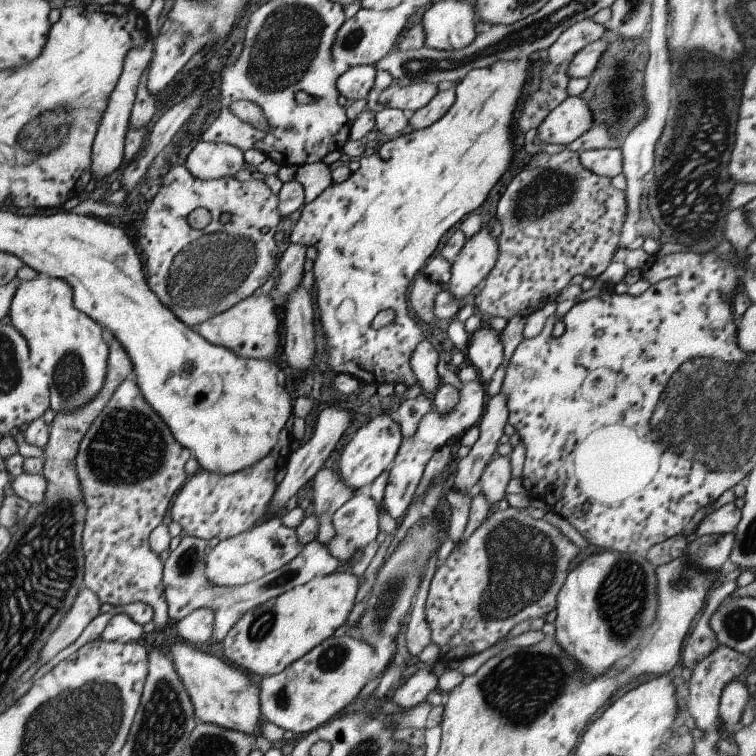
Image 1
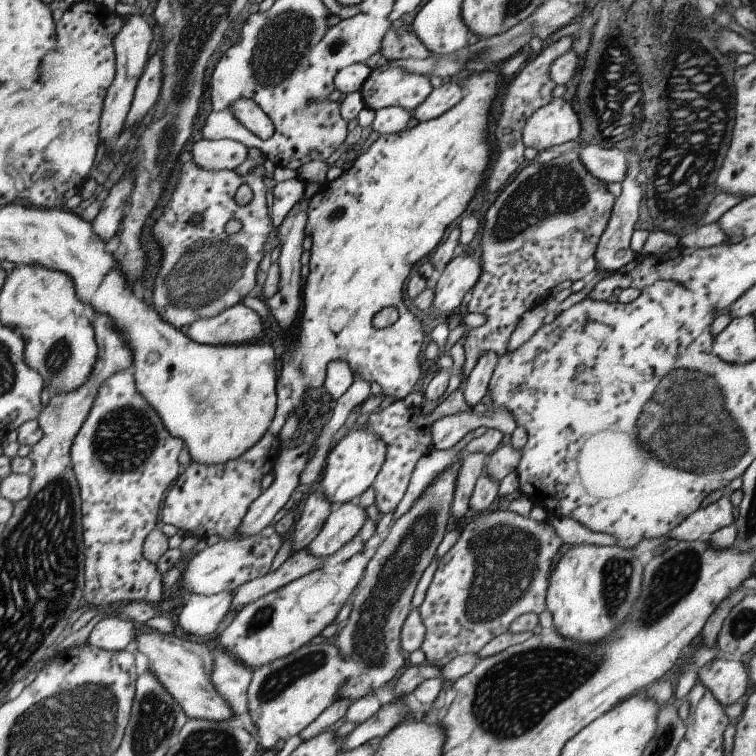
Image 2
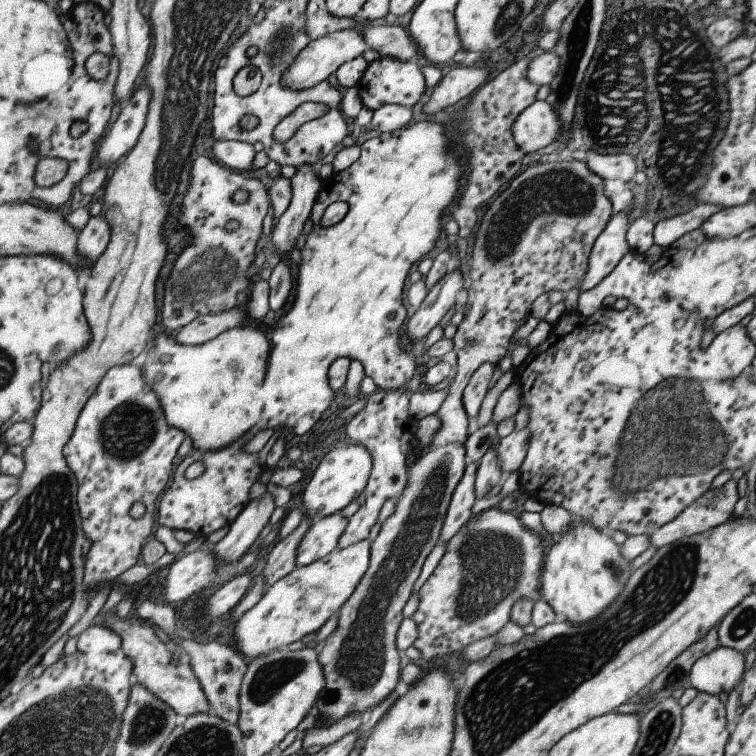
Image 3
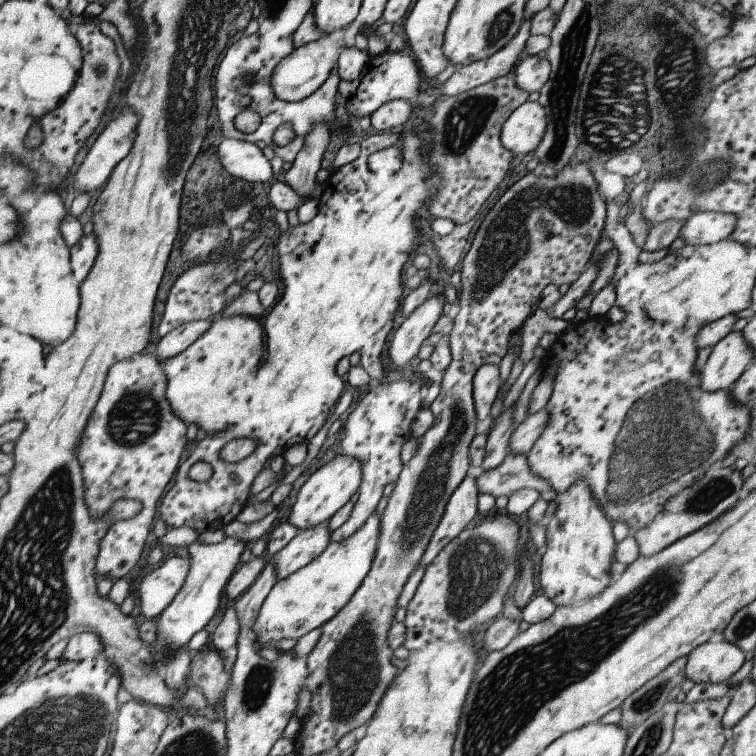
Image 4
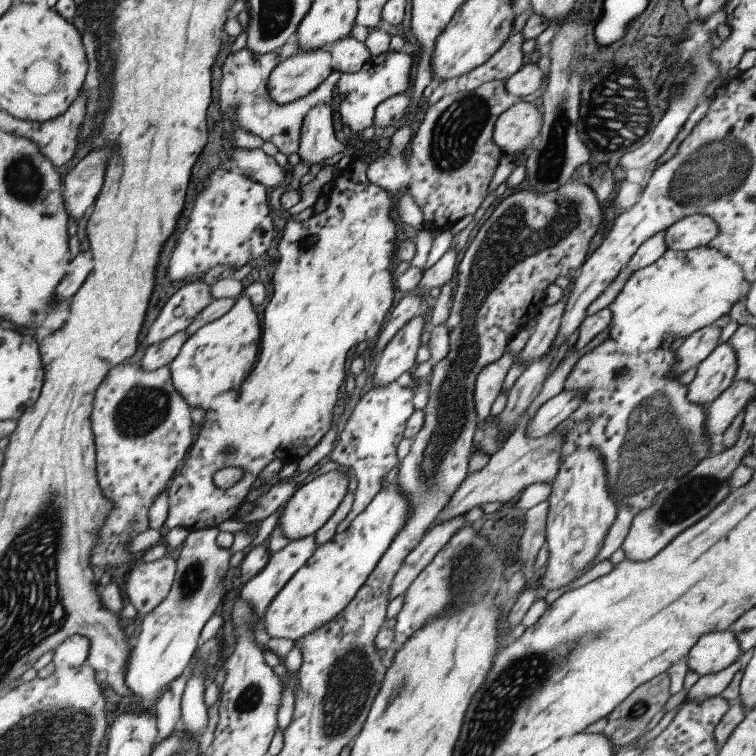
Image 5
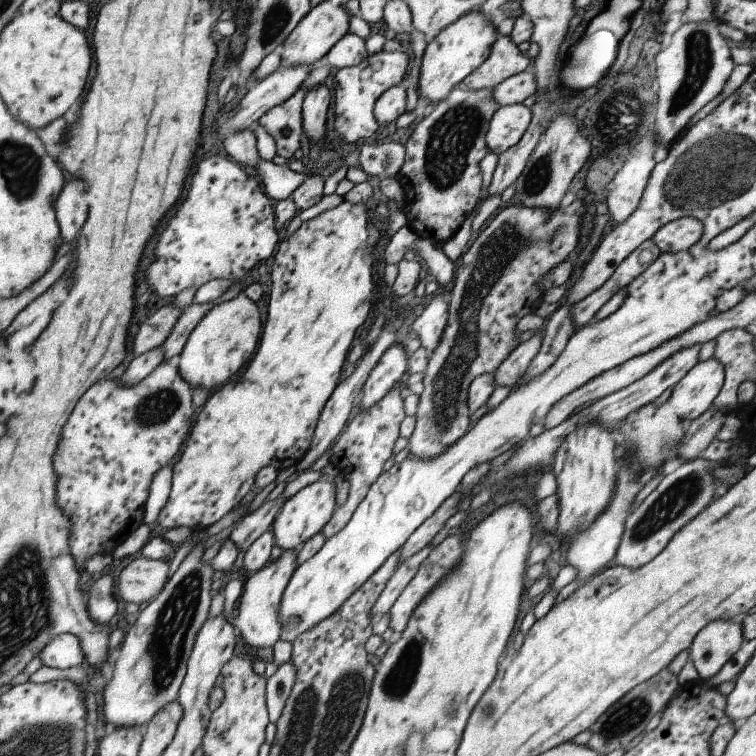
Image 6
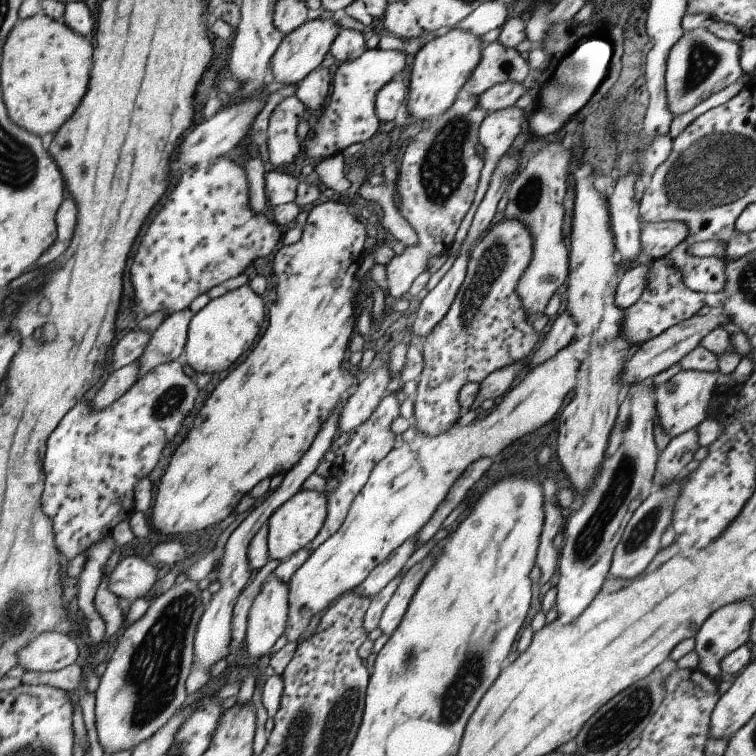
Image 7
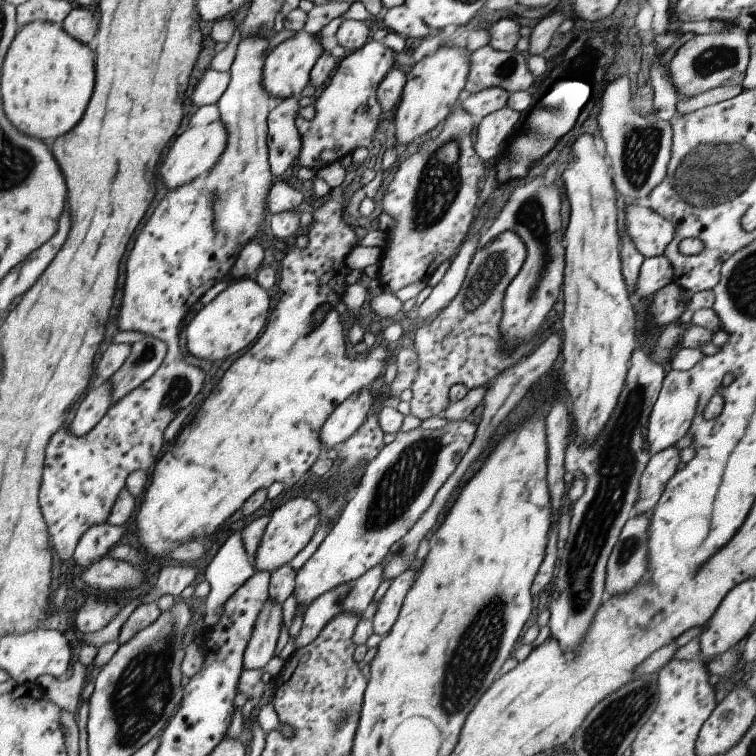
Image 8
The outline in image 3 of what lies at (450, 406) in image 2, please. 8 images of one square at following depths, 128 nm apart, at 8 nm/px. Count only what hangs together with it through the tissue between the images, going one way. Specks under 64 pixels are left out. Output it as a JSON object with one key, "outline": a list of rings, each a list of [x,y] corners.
{"outline":[[[376,389],[367,396],[365,407],[351,417],[345,427],[346,435],[352,442],[363,445],[371,454],[372,467],[363,490],[365,504],[348,518],[347,526],[335,546],[337,549],[344,549],[367,539],[367,534],[375,524],[383,502],[389,498],[399,498],[405,488],[408,477],[405,458],[413,448],[413,436],[417,426],[417,420],[408,411],[409,394],[411,393],[405,389],[397,391]]]}

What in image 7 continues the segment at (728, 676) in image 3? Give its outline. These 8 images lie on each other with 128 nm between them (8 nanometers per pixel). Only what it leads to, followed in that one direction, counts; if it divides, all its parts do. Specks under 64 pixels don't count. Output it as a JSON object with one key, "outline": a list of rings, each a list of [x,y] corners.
{"outline":[[[752,600],[733,602],[719,607],[711,613],[694,634],[694,651],[698,656],[696,668],[711,680],[717,683],[716,678],[721,677],[719,661],[727,654],[746,644],[750,631],[751,621],[754,619],[750,603]]]}

